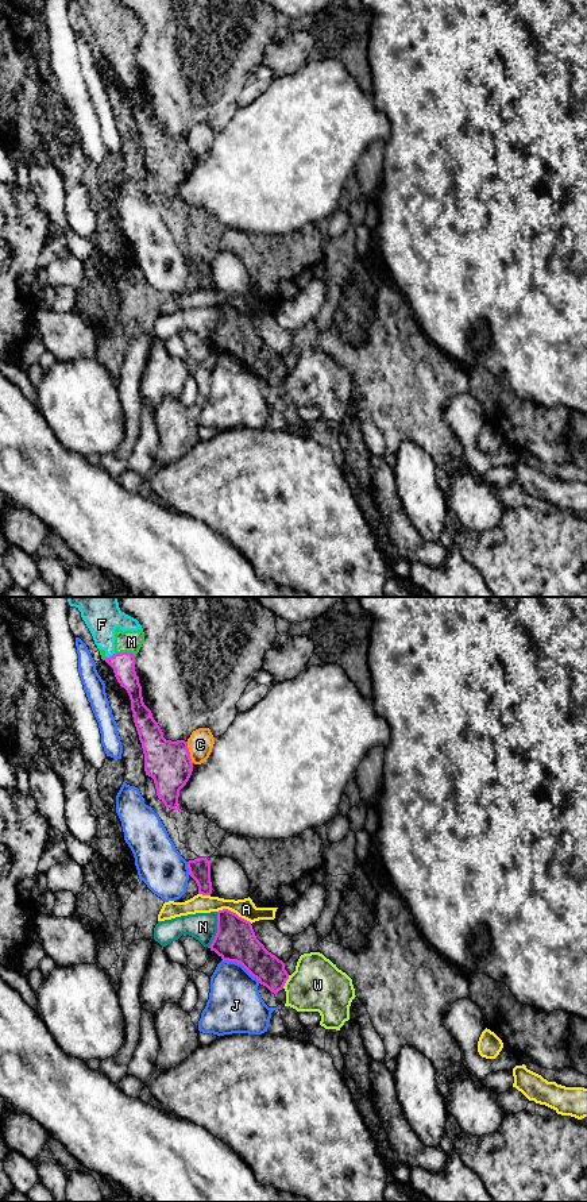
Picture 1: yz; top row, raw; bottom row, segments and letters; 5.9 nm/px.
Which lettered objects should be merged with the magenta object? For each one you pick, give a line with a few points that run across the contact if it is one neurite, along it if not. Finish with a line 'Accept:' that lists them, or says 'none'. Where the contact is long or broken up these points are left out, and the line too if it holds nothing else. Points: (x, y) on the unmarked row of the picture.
Accept: F, M

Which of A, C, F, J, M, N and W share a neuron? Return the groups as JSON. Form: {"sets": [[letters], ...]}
{"sets": [["A"], ["C"], ["F", "M"], ["J"], ["N"], ["W"]]}

